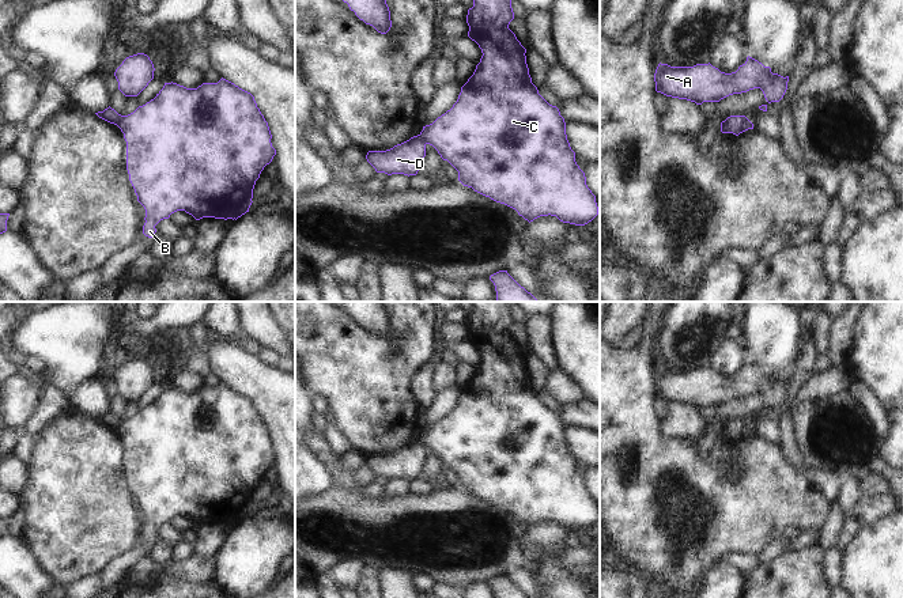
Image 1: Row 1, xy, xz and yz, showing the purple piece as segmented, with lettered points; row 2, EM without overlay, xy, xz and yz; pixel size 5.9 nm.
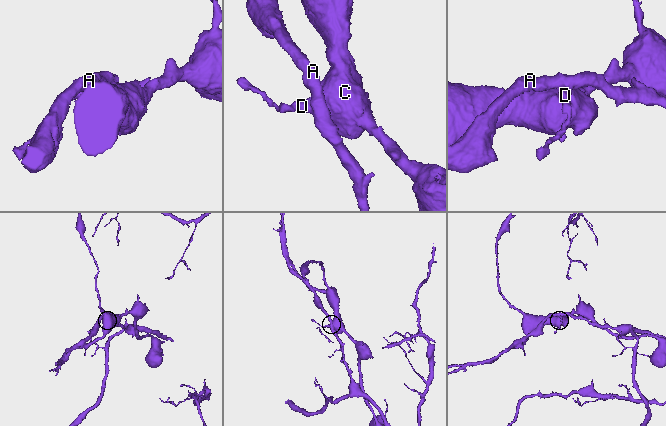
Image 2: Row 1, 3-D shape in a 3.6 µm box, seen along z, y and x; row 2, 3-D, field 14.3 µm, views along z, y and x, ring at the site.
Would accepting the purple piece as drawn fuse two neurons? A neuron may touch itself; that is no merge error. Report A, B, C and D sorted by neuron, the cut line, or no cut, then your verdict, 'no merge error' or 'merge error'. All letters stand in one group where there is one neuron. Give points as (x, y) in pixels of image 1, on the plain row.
A D / B C | xy (121, 420), (116, 428) | merge error

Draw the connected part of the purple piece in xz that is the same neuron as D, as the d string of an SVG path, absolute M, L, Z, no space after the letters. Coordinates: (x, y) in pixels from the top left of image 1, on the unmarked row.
M420 439L386 455L369 455L367 466L377 477L416 480L426 461L426 446Z

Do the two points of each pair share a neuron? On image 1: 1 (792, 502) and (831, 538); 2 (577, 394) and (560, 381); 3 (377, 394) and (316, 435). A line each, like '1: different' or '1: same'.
1: different
2: same
3: different

